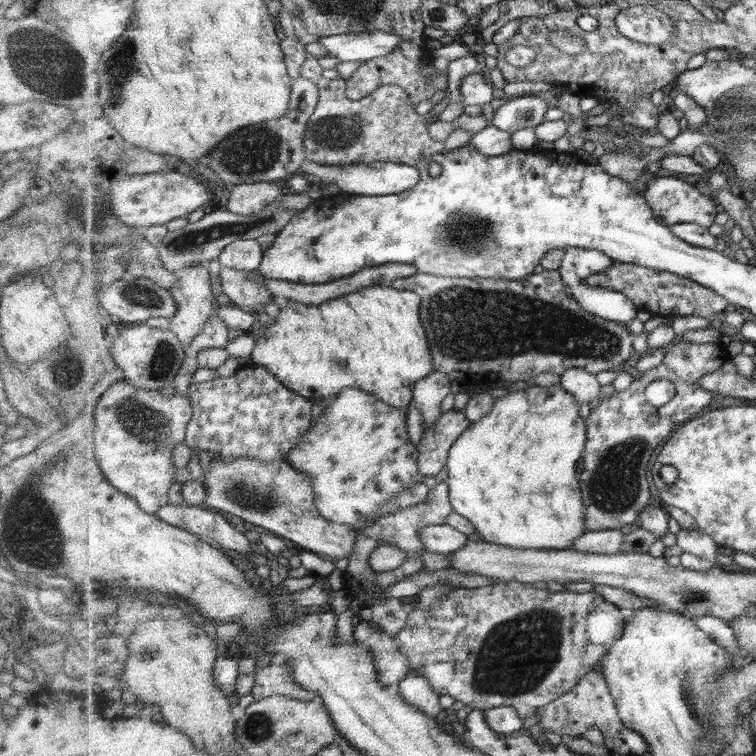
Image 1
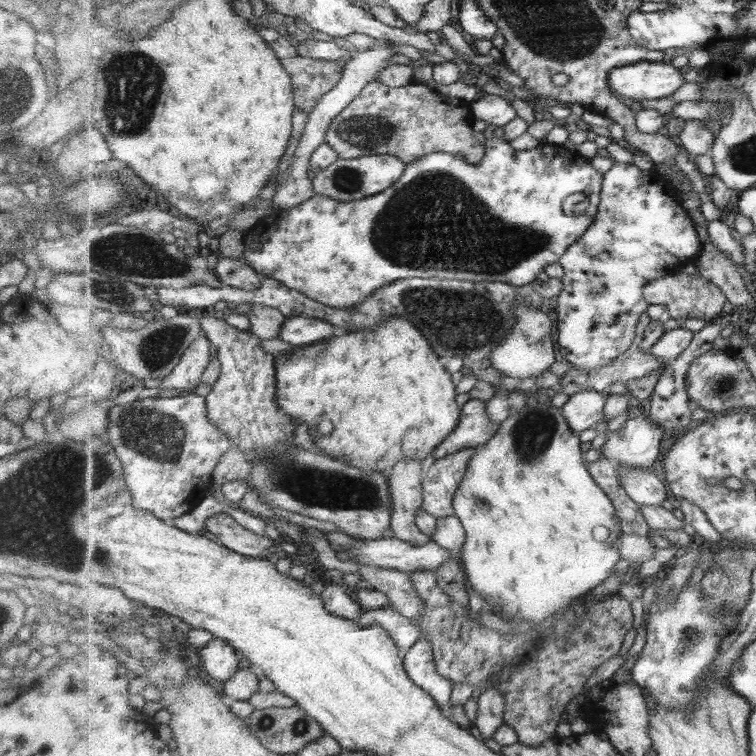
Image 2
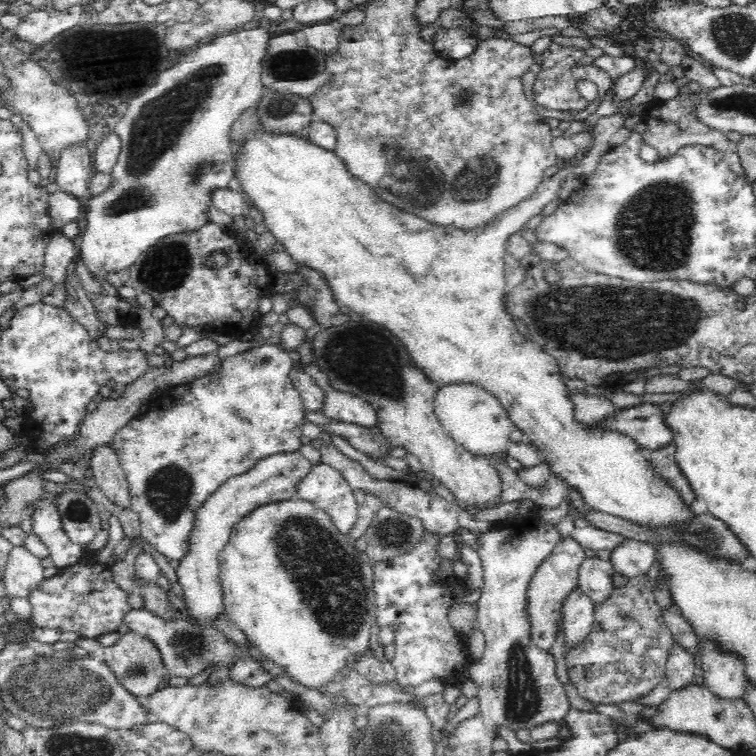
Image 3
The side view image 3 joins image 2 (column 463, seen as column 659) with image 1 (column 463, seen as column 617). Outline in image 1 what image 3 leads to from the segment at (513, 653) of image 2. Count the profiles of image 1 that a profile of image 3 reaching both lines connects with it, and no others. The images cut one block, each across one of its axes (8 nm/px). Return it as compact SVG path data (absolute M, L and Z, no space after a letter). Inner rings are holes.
M495 581L493 583L477 587L477 588L456 588L453 590L439 606L425 610L425 608L413 608L407 626L397 636L400 652L407 658L410 663L410 668L416 671L419 675L427 678L433 686L433 690L437 694L453 696L457 701L471 707L473 710L483 710L484 712L491 708L499 706L511 706L515 708L521 718L531 718L537 715L537 710L543 706L558 700L561 696L572 692L577 684L585 677L593 672L595 664L602 663L605 654L611 649L611 646L623 636L624 627L627 624L627 619L621 608L617 608L613 602L605 600L605 596L601 596L599 592L594 590L577 593L568 590L551 591L550 589L533 588L529 583L519 581Z

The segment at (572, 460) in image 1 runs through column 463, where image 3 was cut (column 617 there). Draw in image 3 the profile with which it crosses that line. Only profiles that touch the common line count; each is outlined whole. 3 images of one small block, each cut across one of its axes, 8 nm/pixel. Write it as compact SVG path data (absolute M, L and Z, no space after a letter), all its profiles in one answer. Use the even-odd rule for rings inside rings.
M259 124L259 129L254 130L250 134L250 138L244 140L242 146L234 146L232 144L232 159L235 162L236 175L242 187L242 194L252 201L252 206L256 210L262 212L262 216L266 219L264 226L278 242L282 242L286 252L290 254L294 262L299 264L301 268L312 269L324 279L327 286L331 289L335 302L340 308L348 306L352 312L360 314L364 320L370 318L370 322L378 322L380 326L386 326L392 334L396 334L405 348L408 348L408 354L412 358L412 362L434 382L442 384L450 384L450 382L471 382L481 386L484 390L490 392L498 398L500 404L508 411L509 419L515 426L523 432L525 440L529 441L544 458L544 462L549 464L552 473L561 476L568 483L569 488L577 488L583 496L585 503L593 508L594 511L602 511L606 514L612 514L620 518L629 518L635 520L639 524L659 524L659 523L676 523L682 522L688 515L693 514L693 510L688 505L682 504L682 499L678 497L676 490L666 485L666 481L658 480L658 473L654 473L650 465L647 464L647 452L638 449L638 445L628 437L623 437L620 434L614 433L599 433L599 430L591 430L589 425L583 425L574 421L574 405L570 401L570 394L566 391L566 387L562 384L560 379L560 372L558 372L558 363L548 353L540 350L538 344L526 340L514 326L512 318L506 313L506 307L503 304L503 296L507 294L508 288L505 282L504 274L504 261L505 254L508 250L508 239L516 232L522 232L526 227L528 221L550 204L554 198L557 198L559 187L563 179L575 170L577 159L565 161L560 163L558 172L550 177L545 177L542 180L541 186L528 198L522 201L519 205L514 206L514 209L508 210L506 213L496 216L483 226L475 227L473 230L462 230L462 228L454 226L438 226L433 223L427 222L410 212L398 210L393 203L388 204L384 200L380 200L376 196L376 192L361 179L354 177L346 167L344 161L335 152L325 150L318 147L316 144L309 141L306 136L298 133L288 134L285 131L265 130L264 126Z

